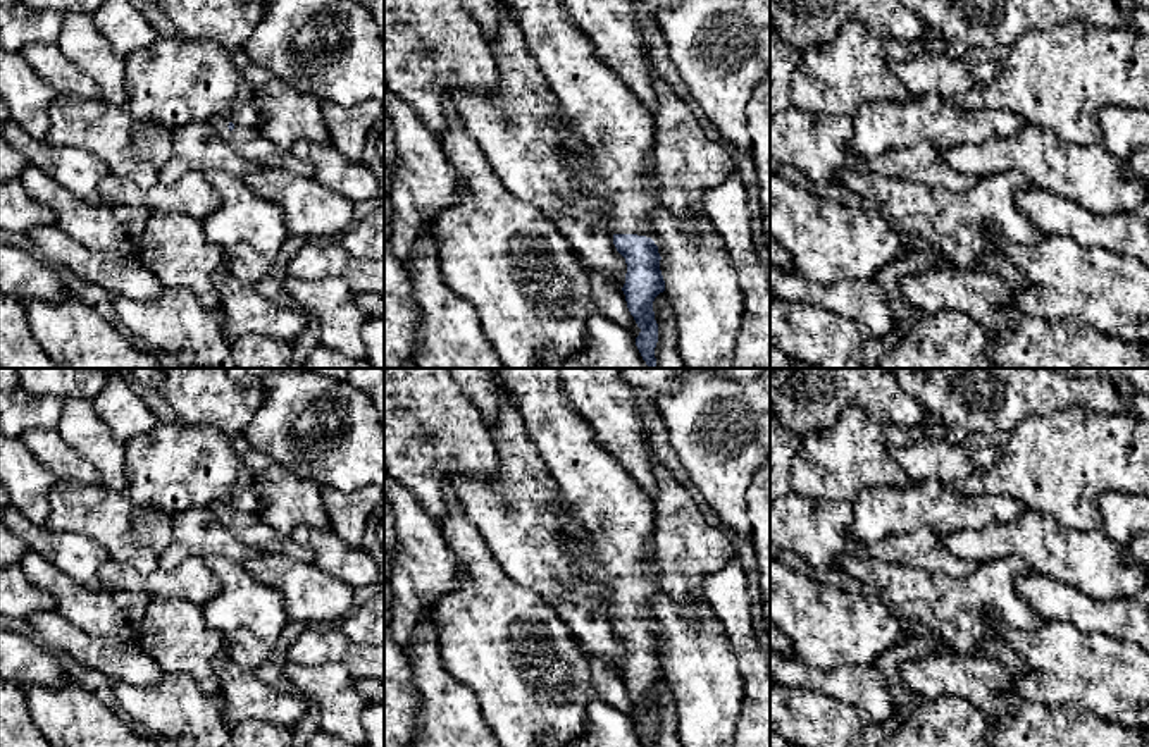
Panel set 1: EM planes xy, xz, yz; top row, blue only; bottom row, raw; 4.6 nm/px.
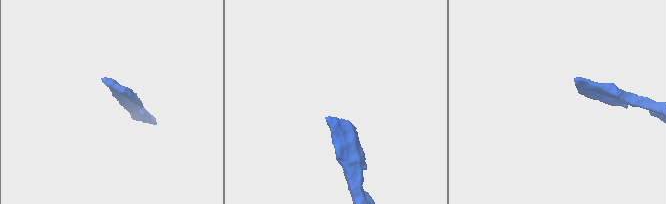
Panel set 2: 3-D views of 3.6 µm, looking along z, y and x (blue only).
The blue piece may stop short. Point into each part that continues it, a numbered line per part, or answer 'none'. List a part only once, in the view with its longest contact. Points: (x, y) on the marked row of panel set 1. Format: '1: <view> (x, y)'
1: xz (617, 129)

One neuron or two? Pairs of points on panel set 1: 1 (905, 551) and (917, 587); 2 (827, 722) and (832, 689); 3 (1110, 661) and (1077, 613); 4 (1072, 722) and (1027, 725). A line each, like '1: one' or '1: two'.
1: two
2: two
3: two
4: one

